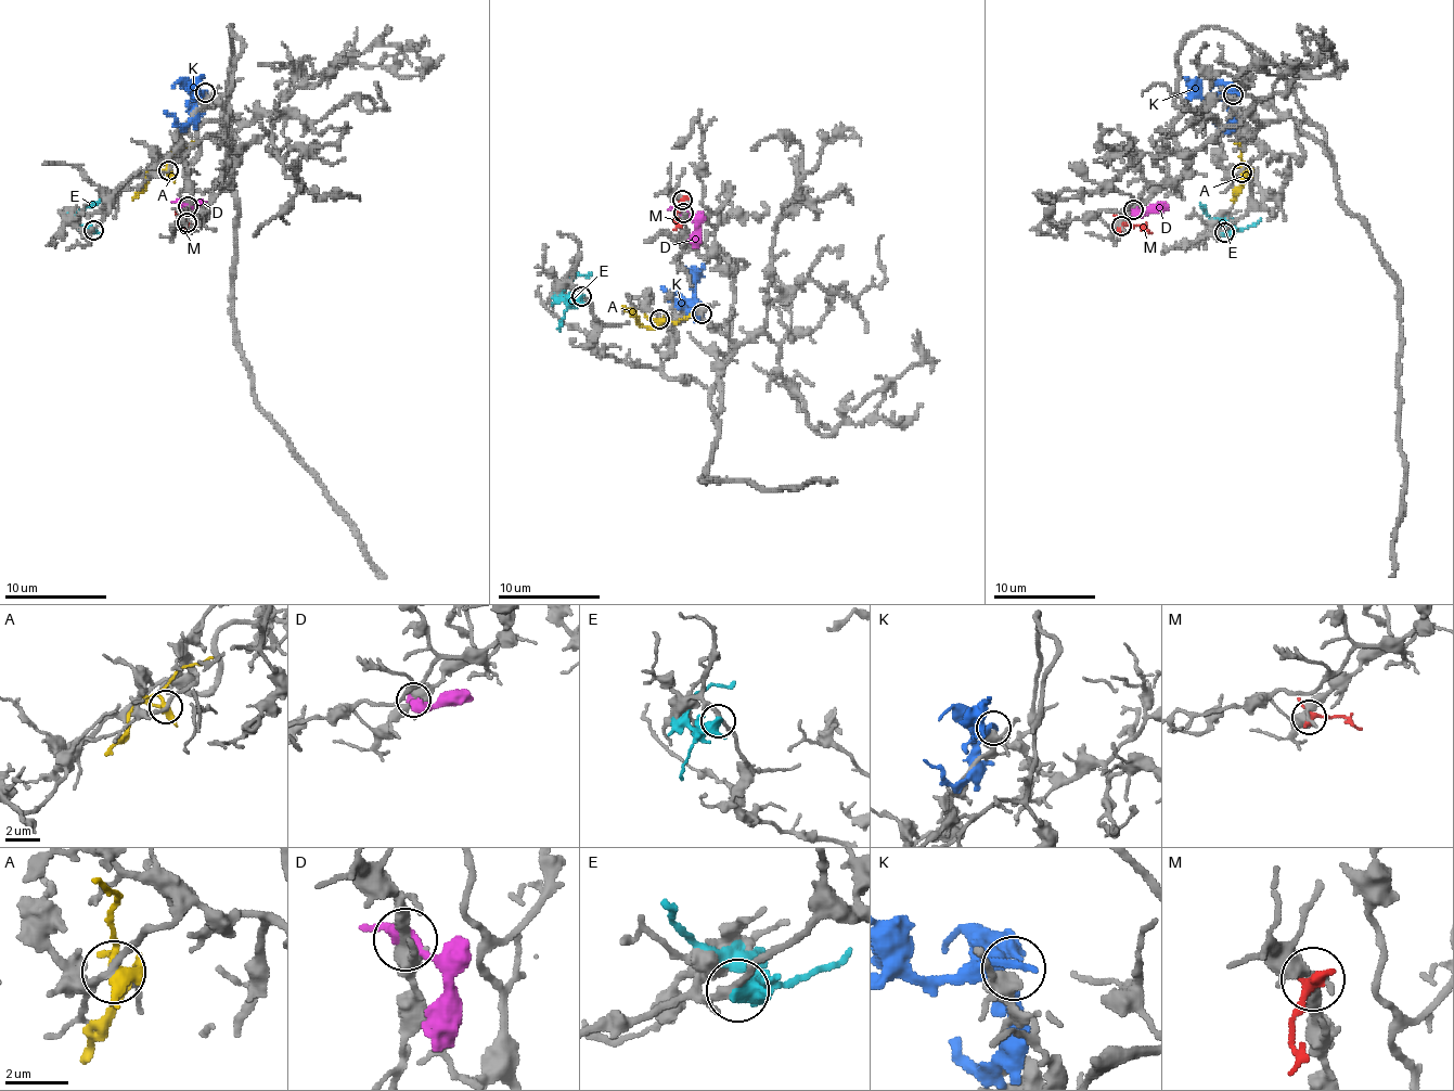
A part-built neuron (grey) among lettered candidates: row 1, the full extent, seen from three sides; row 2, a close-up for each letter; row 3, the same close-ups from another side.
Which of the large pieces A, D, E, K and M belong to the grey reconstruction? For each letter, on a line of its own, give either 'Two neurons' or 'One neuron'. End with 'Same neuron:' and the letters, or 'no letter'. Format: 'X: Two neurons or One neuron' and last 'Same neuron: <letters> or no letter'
A: Two neurons
D: Two neurons
E: Two neurons
K: Two neurons
M: Two neurons
Same neuron: no letter

